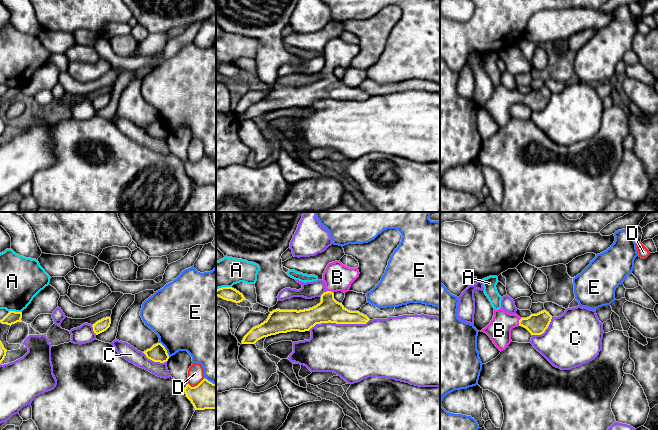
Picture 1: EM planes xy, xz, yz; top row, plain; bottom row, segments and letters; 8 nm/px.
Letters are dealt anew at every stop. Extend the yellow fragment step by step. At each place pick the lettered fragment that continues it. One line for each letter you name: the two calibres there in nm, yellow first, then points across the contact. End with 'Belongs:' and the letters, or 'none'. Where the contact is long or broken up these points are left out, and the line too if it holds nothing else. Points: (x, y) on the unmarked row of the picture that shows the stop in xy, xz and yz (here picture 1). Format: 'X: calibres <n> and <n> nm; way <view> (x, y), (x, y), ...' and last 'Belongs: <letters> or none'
B: calibres 190 and 220 nm
Belongs: B

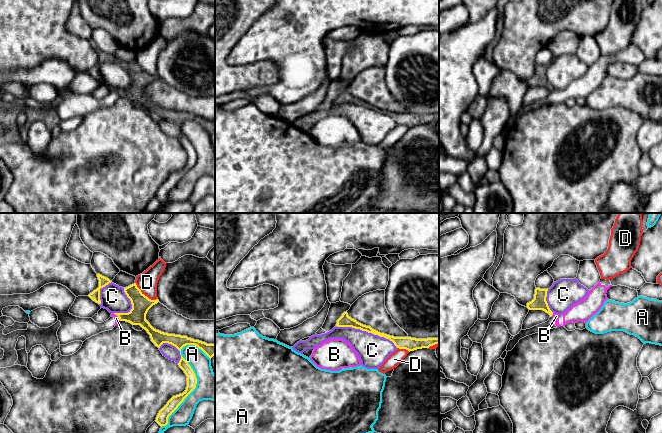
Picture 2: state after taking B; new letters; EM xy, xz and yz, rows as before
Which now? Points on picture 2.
Belongs: none

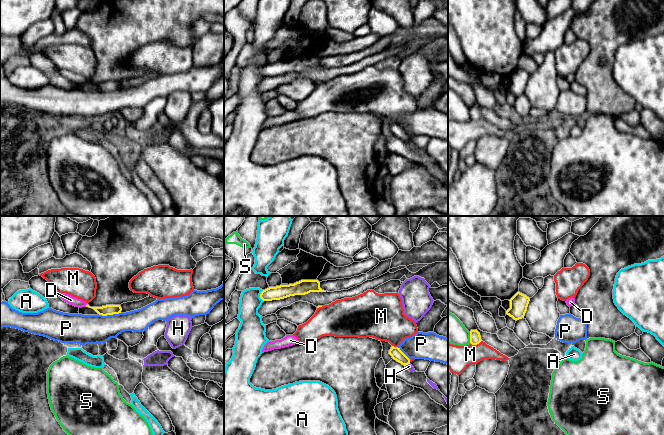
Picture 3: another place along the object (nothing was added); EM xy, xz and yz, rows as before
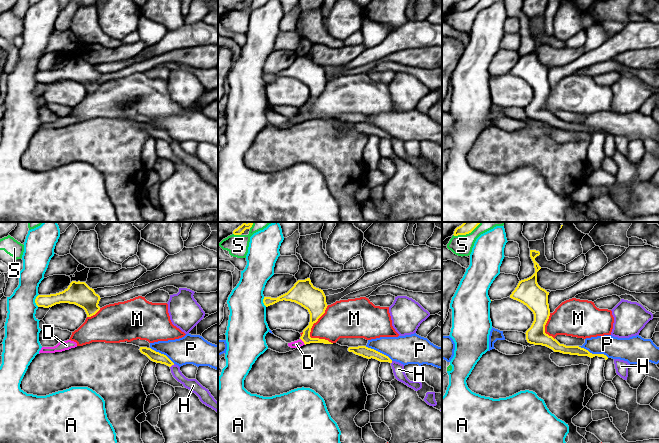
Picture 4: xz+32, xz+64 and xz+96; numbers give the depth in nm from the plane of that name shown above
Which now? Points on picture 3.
D: calibres 80 and 70 nm; way xy (106, 86), (99, 86), (86, 81), (71, 76)
Belongs: D

